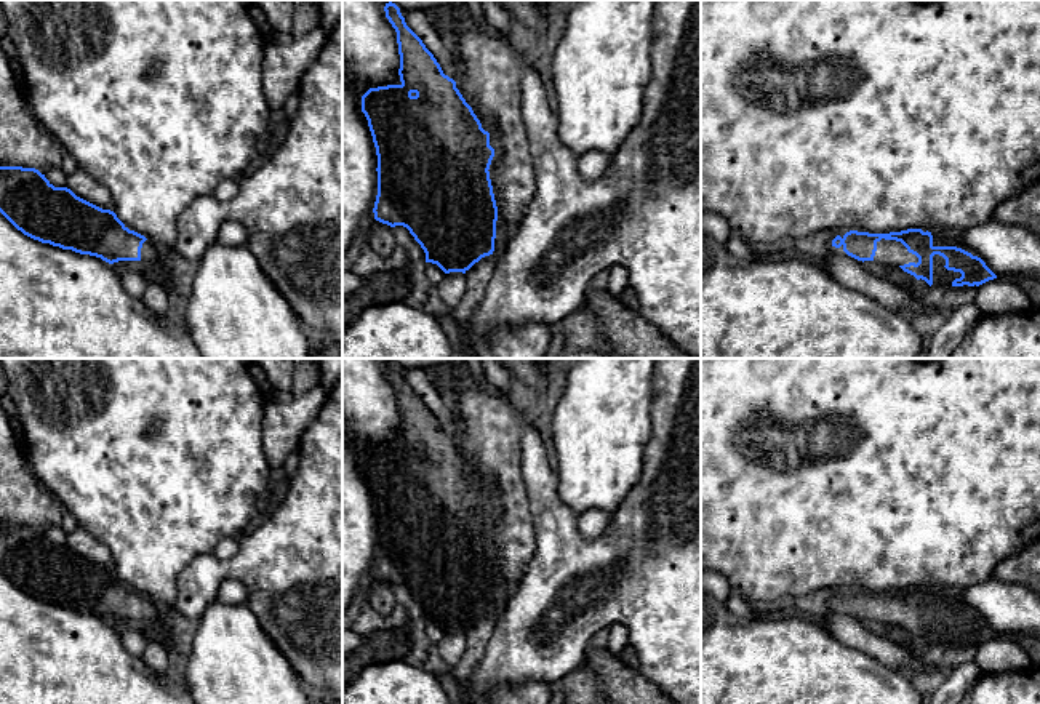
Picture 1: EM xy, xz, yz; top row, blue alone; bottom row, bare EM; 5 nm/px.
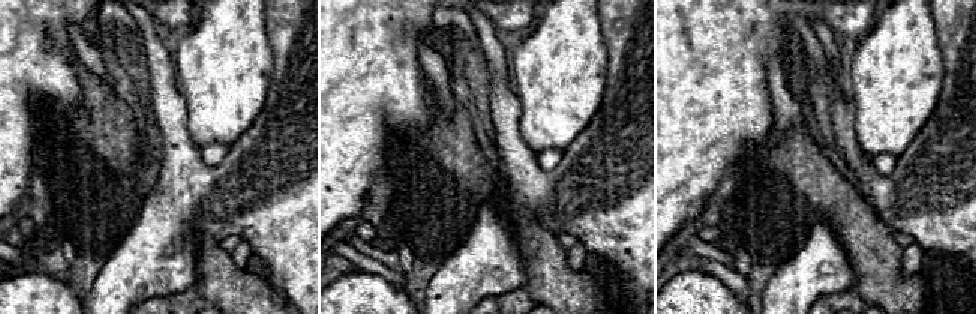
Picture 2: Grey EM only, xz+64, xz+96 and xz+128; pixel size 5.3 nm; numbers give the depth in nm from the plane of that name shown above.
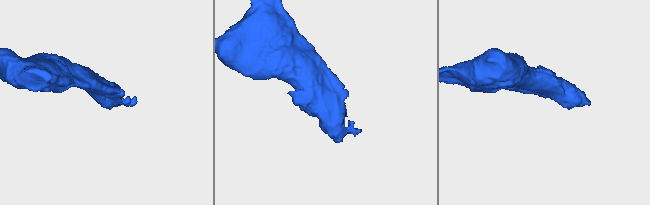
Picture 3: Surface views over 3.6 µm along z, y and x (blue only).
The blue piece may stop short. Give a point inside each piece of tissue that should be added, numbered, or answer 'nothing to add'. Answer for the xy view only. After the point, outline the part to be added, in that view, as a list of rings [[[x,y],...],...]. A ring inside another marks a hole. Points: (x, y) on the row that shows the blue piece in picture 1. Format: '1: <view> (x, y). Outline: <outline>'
1: xy (148, 252). Outline: [[[147,238],[141,248],[141,261],[152,261],[157,258],[158,254],[157,254],[155,245]]]

